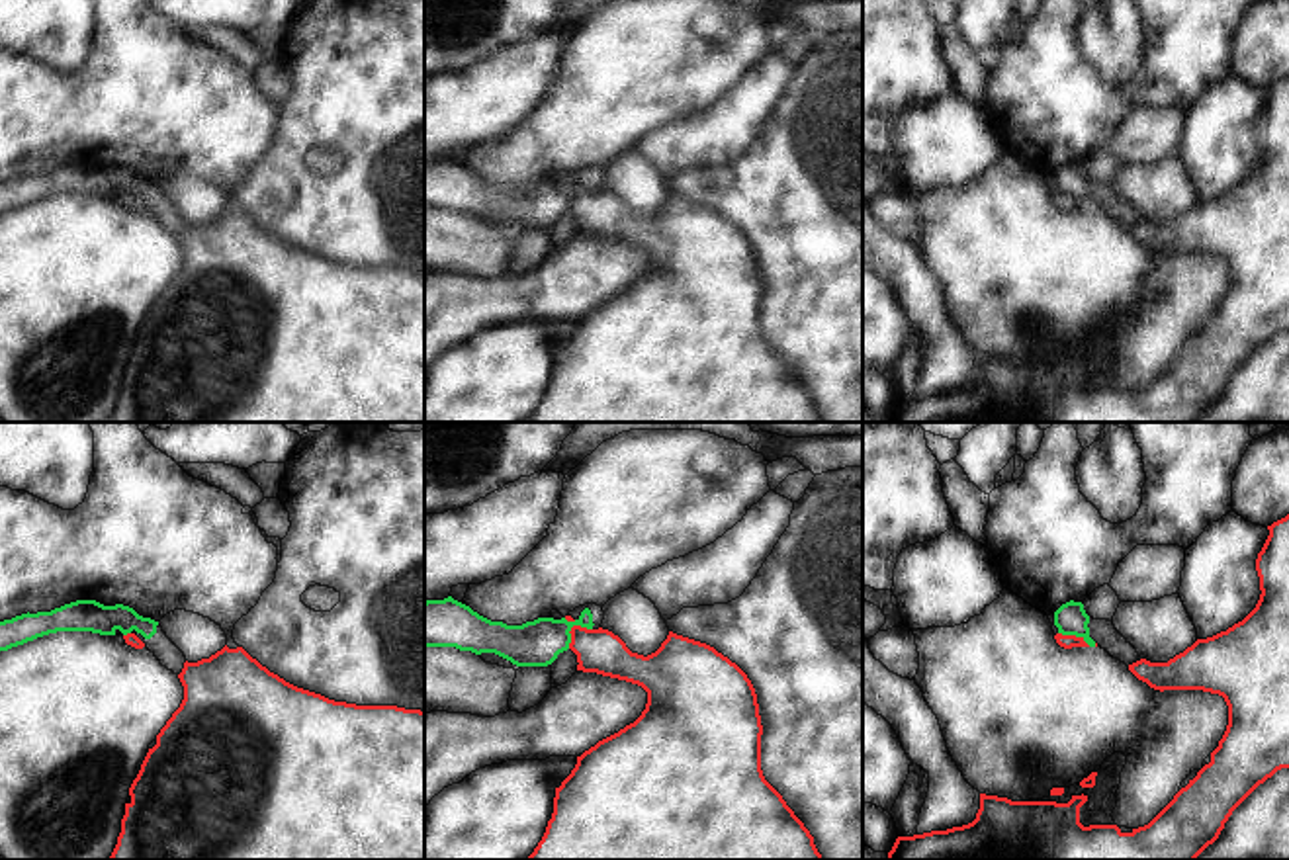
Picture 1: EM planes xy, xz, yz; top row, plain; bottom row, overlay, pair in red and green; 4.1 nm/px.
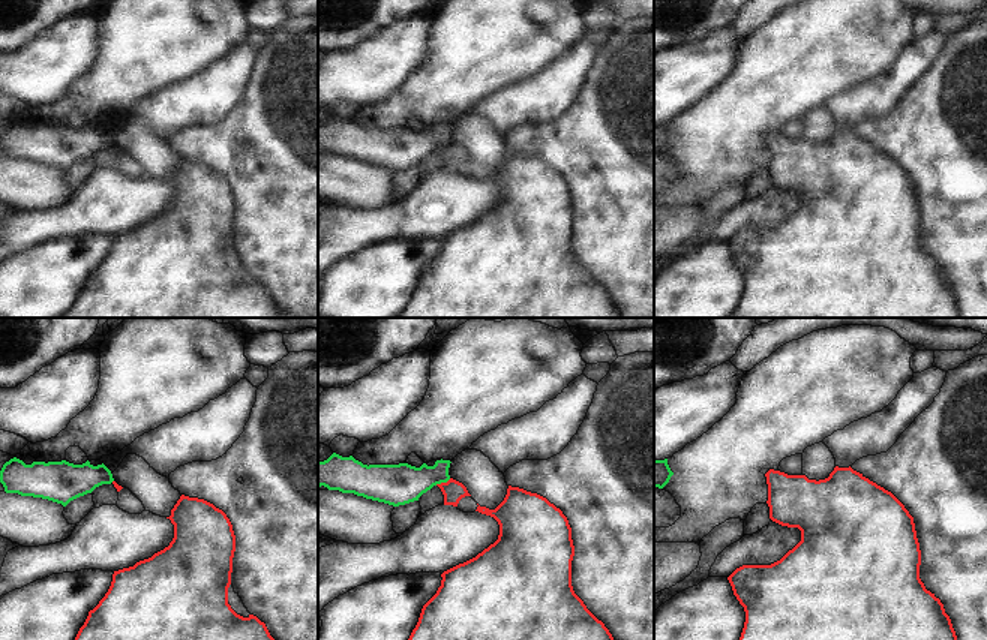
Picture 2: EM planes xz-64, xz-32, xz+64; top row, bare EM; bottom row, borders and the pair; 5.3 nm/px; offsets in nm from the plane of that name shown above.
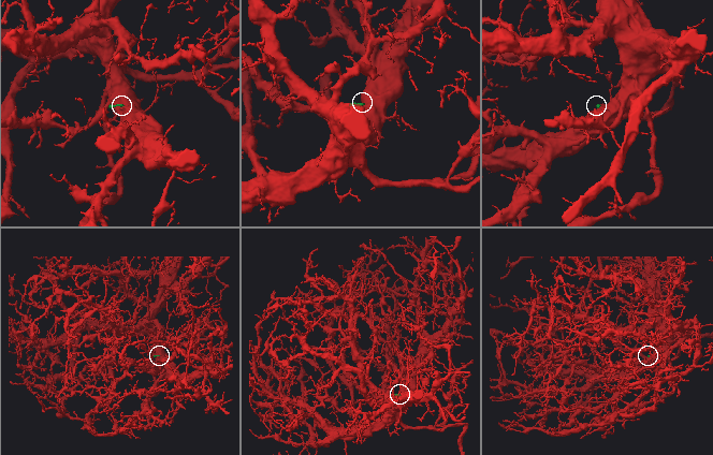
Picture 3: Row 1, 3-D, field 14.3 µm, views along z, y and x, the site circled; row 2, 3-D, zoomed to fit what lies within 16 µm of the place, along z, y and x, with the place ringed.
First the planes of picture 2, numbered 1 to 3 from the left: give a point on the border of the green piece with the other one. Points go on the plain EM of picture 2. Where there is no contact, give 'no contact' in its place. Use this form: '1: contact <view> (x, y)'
1: no contact
2: contact xz-32 (443, 147)
3: no contact

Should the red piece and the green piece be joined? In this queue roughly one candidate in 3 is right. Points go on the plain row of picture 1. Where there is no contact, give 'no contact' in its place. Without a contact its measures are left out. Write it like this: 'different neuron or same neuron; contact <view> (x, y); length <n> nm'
different neuron; contact xz (572, 190); length 130 nm

